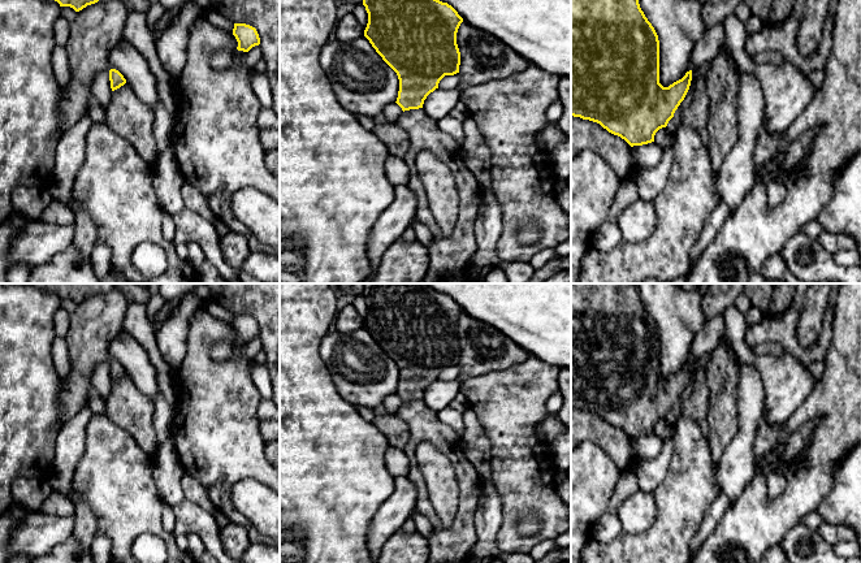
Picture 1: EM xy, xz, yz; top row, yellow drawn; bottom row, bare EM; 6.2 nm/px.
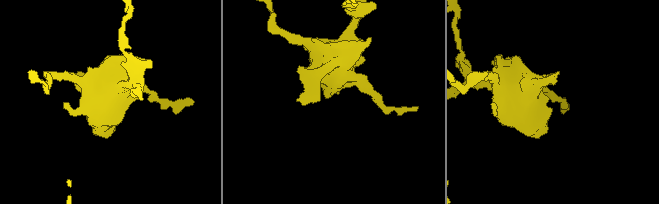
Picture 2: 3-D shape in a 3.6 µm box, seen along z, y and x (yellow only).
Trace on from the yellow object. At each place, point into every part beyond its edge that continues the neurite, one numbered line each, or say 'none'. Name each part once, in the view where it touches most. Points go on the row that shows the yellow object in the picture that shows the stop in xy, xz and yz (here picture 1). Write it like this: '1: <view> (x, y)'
none

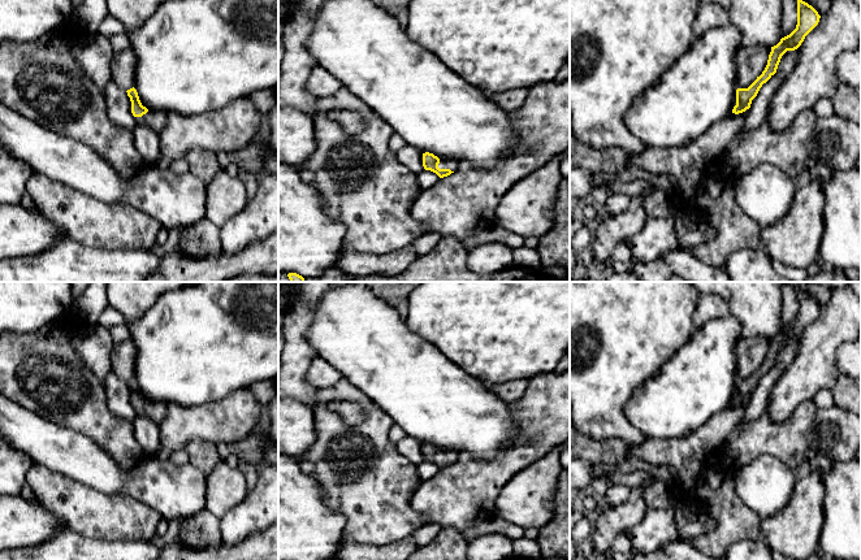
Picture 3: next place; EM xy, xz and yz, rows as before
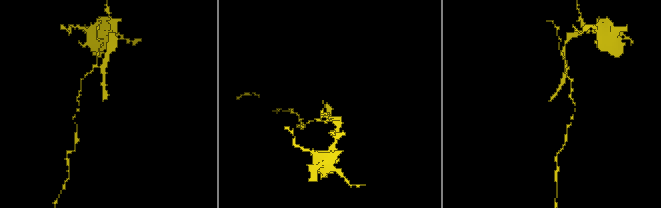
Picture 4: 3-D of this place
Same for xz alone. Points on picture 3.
1: xz (444, 163)

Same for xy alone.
1: xy (155, 120)

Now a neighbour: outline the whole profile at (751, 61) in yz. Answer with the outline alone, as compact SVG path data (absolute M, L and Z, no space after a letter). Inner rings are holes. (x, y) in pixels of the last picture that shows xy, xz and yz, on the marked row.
M741 47L736 53L737 88L748 88L765 70L769 60L769 47Z

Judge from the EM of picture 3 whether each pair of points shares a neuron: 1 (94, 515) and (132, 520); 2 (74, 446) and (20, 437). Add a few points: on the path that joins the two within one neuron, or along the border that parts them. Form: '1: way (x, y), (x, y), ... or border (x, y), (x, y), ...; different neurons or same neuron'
1: way (103, 517), (122, 519); same neuron
2: way (61, 446), (51, 446), (33, 437); same neuron

